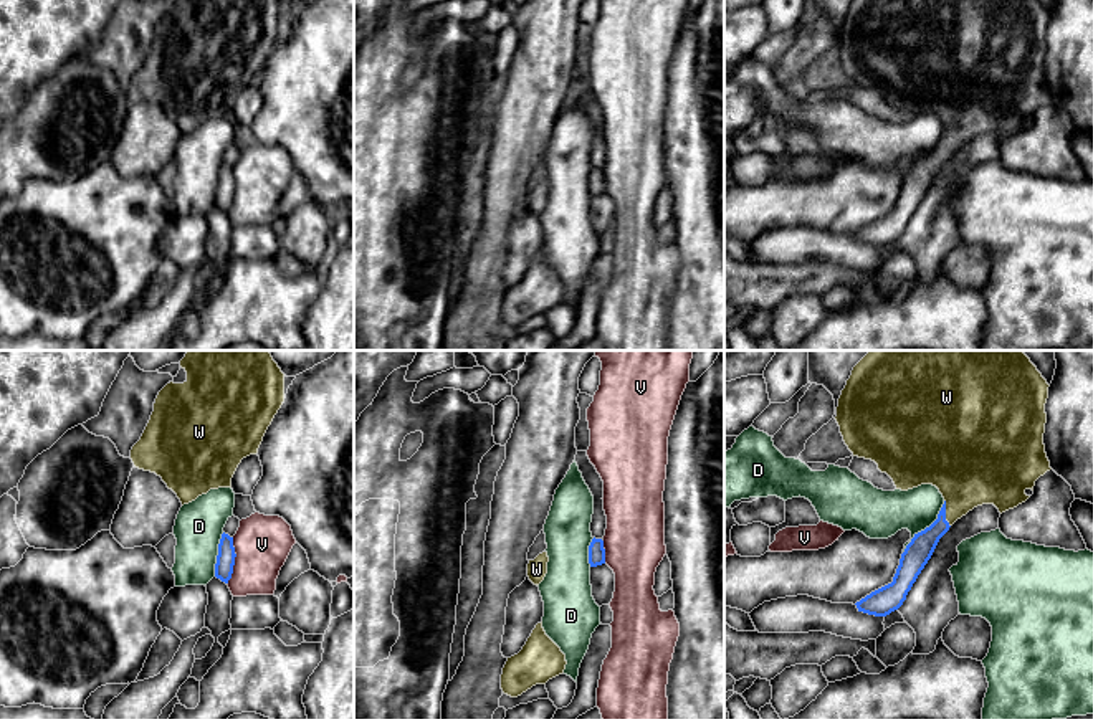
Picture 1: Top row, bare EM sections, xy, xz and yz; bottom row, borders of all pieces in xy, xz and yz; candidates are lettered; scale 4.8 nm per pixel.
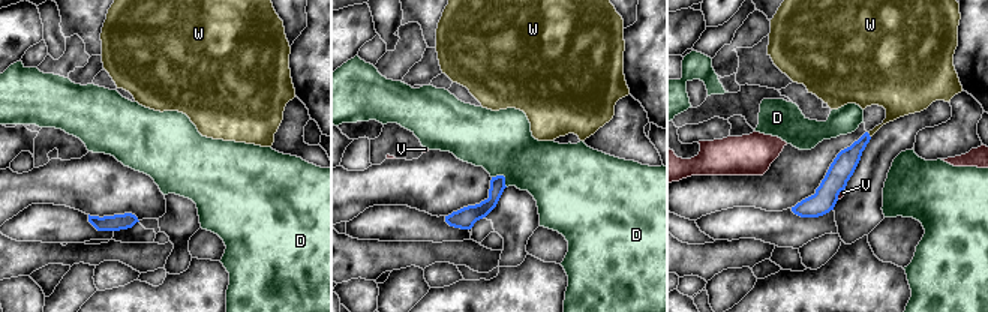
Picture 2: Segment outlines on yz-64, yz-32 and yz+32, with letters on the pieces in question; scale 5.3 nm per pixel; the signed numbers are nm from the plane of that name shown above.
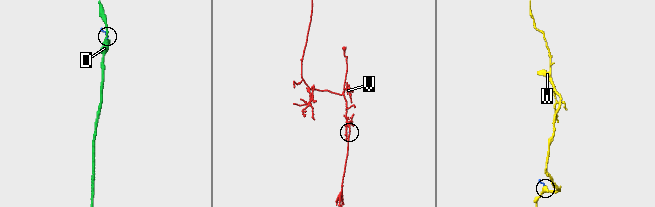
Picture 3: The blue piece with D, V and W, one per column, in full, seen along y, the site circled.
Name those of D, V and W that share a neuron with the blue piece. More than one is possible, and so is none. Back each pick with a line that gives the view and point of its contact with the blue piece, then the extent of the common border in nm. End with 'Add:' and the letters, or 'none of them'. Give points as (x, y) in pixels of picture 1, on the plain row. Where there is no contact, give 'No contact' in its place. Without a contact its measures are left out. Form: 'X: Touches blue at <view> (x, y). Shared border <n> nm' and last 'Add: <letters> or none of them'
W: Touches blue at yz (945, 142). Shared border 140 nm
Add: W

